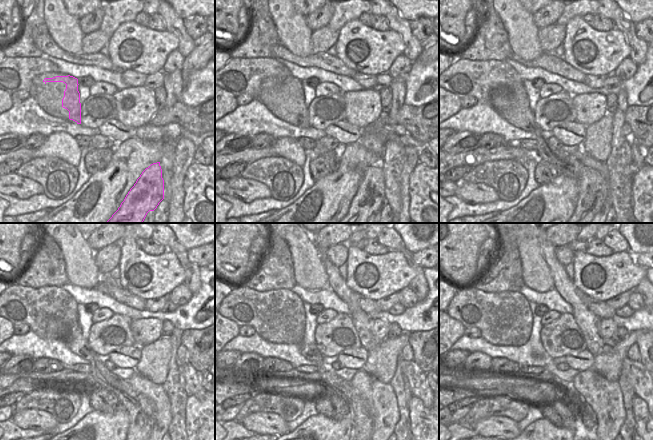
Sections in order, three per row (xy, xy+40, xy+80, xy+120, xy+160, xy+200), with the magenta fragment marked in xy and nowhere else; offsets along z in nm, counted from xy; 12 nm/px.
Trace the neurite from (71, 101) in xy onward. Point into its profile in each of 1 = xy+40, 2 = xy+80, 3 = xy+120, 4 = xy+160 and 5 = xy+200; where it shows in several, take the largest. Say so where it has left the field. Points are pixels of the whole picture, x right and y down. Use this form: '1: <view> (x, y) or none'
1: xy+40 (295, 101)
2: xy+80 (593, 189)
3: xy+120 (142, 411)
4: xy+160 (363, 414)
5: xy+200 (589, 424)

